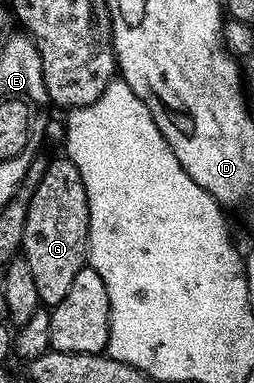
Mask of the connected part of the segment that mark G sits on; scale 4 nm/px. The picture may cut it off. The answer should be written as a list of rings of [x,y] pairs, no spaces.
[[[69,158],[61,159],[51,159],[46,165],[44,178],[30,199],[22,239],[21,255],[32,269],[38,299],[46,306],[58,304],[72,290],[72,282],[83,275],[90,242],[90,211],[80,170]]]

